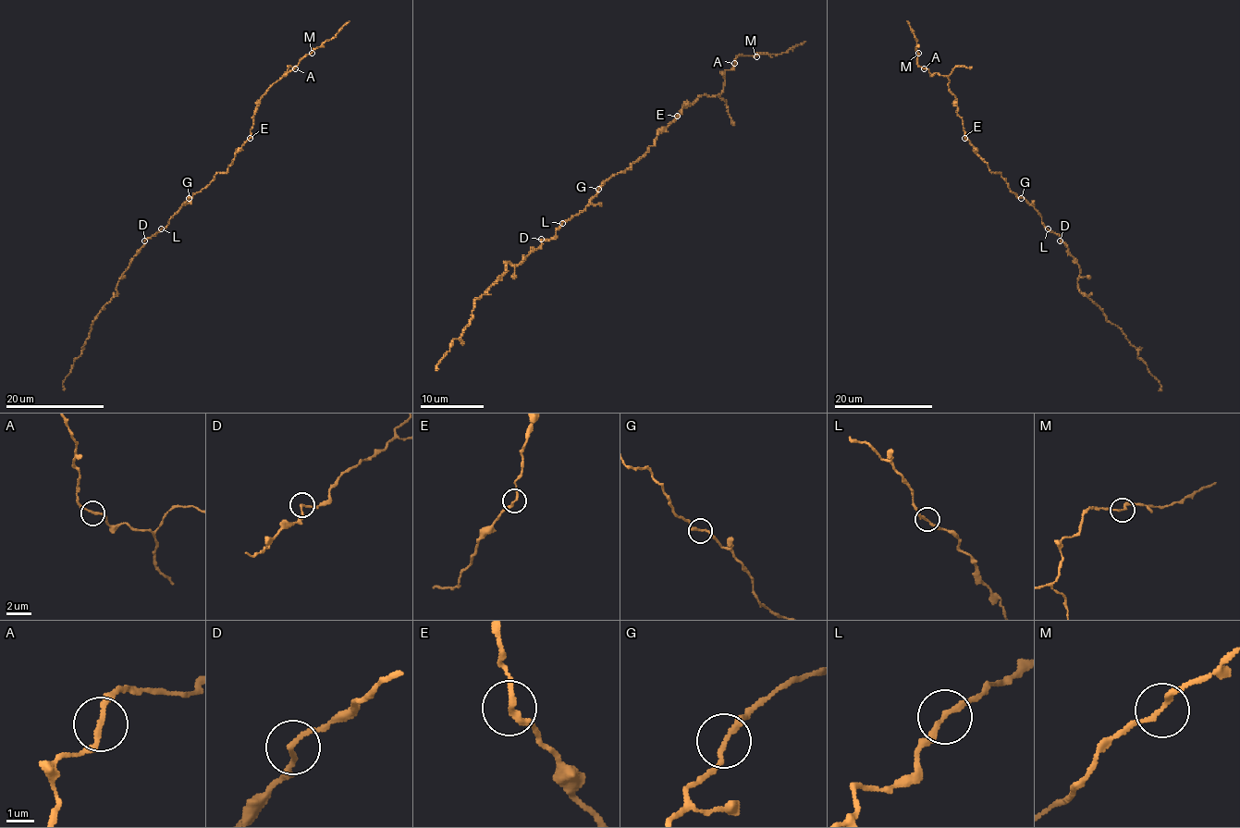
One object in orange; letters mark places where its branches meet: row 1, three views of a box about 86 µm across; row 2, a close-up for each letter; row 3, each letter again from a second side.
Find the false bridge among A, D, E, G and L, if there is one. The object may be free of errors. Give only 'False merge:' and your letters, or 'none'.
False merge: none

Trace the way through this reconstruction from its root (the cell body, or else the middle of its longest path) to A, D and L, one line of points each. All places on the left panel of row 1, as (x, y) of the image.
A: (190, 197), (205, 188), (218, 172), (227, 172), (234, 154), (251, 137), (256, 102), (275, 82), (294, 69)
D: (190, 197), (165, 228), (144, 240)
L: (190, 197), (161, 228)

